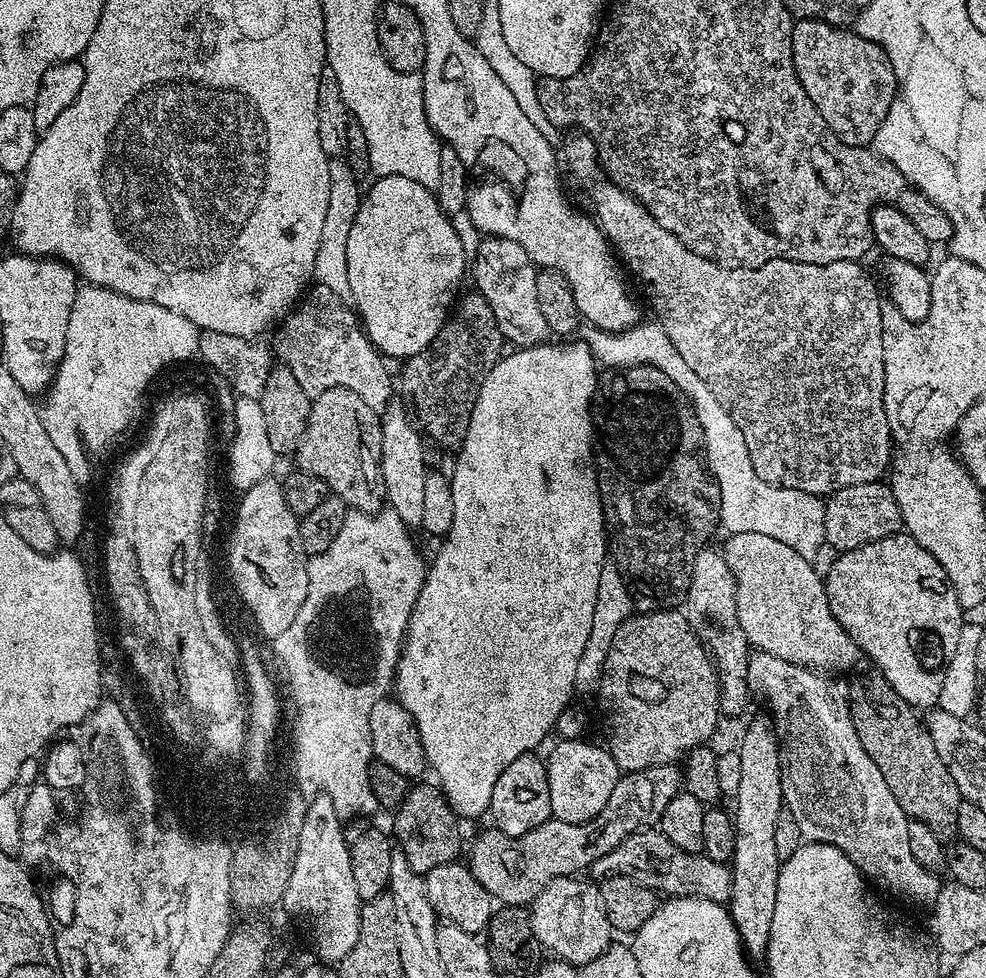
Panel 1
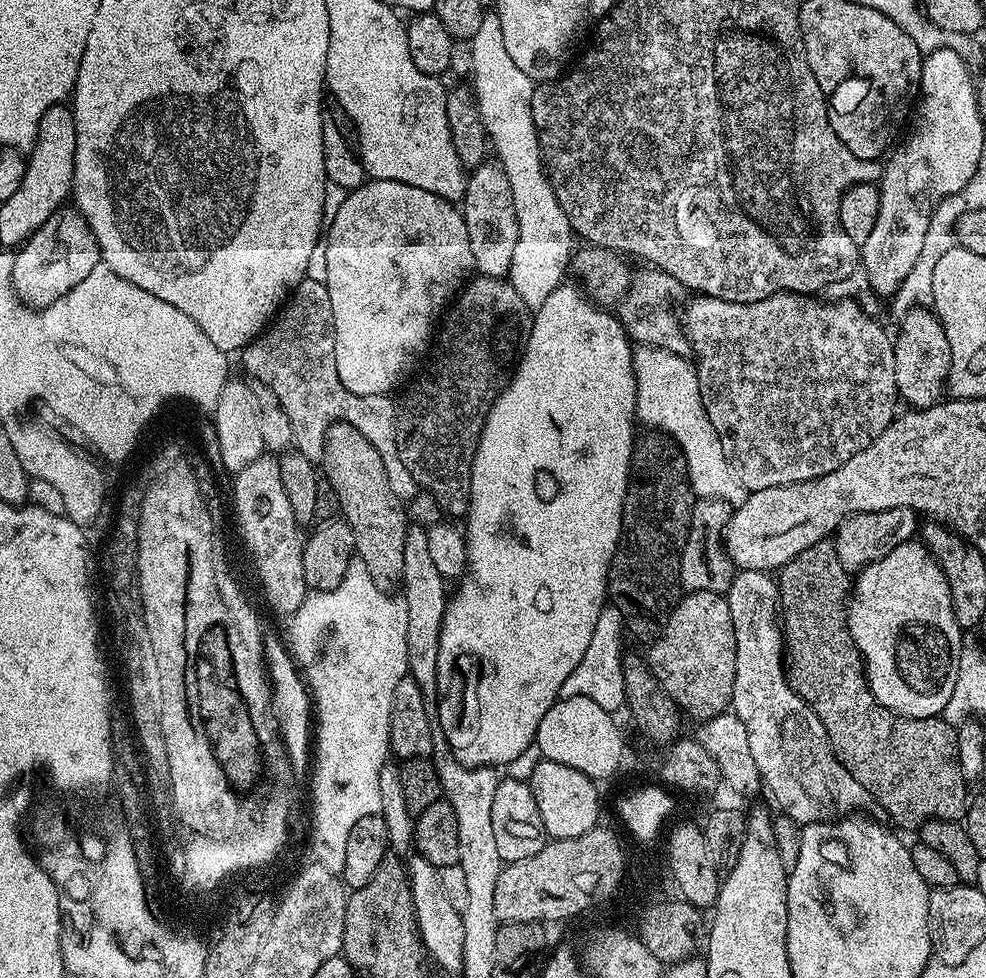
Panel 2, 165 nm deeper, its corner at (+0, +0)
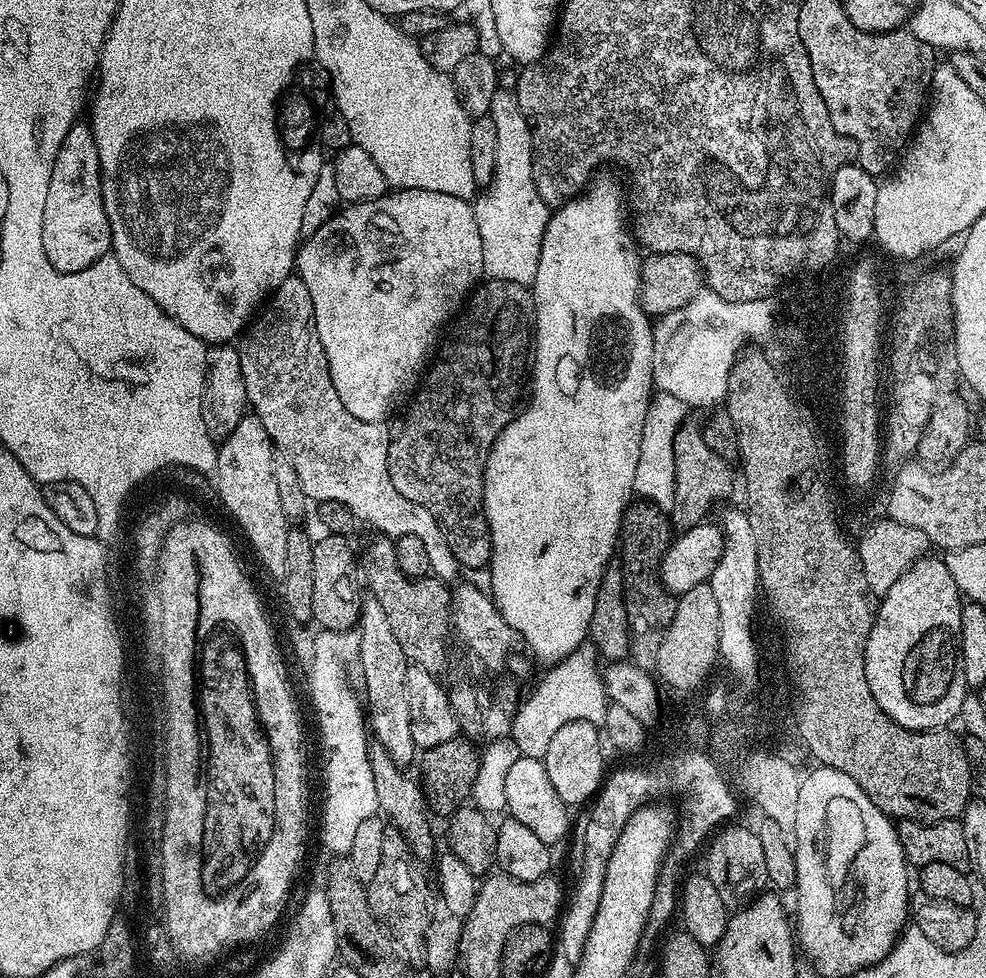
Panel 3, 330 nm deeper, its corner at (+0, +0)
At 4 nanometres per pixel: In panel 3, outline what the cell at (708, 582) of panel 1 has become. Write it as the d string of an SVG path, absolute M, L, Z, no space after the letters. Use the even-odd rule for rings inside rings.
M686 422L677 428L672 439L672 470L674 473L674 491L670 509L670 523L673 529L693 528L701 523L711 504L724 500L732 492L732 468L729 461L713 450L707 435Z

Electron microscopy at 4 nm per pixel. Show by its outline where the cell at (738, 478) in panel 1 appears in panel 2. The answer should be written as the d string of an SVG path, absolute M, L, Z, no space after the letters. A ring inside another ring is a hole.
M640 346L633 351L634 378L636 379L636 419L641 425L661 428L682 450L688 467L688 480L697 497L706 500L736 502L742 492L734 486L732 467L722 454L718 430L706 414L695 363L687 355L679 356L665 348Z

